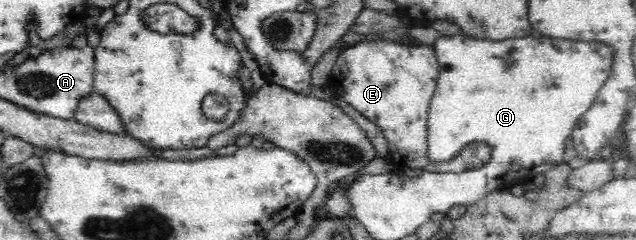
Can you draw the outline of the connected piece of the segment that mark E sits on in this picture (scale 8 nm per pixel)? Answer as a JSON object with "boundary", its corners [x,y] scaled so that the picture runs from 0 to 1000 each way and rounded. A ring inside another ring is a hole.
{"boundary":[[[574,158],[533,229],[519,304],[517,354],[536,417],[601,538],[610,588],[610,658],[627,708],[722,721],[770,688],[772,621],[766,592],[758,588],[736,596],[715,663],[703,679],[682,679],[673,654],[673,463],[686,379],[690,296],[681,192],[653,196],[610,167],[579,171]]]}

